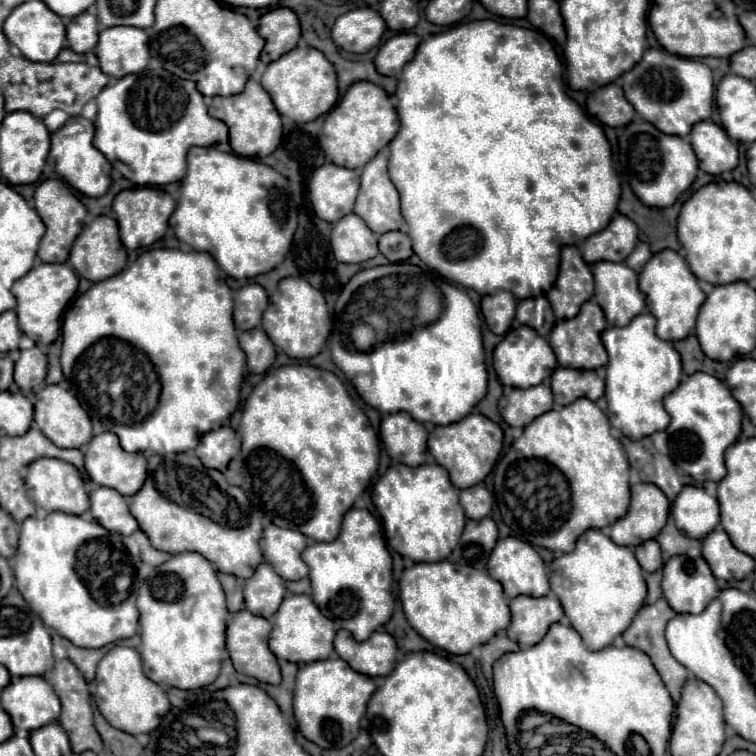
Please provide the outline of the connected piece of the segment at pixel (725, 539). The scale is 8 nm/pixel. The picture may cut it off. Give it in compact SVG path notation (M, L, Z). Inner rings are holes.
M715 528L703 538L703 558L713 568L713 576L723 580L743 580L755 572L755 560L739 552L723 528Z

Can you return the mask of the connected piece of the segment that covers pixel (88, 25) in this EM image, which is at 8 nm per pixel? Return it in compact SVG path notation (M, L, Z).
M91 12L75 16L67 26L69 48L75 50L77 54L91 52L97 46L97 38L99 38L99 20Z

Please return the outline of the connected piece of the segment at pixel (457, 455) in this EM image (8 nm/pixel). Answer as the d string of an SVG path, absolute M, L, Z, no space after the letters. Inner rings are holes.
M469 414L467 418L455 424L437 426L429 436L429 452L433 454L437 464L447 468L455 488L471 488L473 484L483 482L485 476L491 472L495 460L499 458L501 448L503 448L501 426L483 414Z

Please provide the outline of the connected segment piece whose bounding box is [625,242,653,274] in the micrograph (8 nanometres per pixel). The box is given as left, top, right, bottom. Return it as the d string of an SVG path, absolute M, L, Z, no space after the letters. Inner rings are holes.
M639 242L637 248L635 248L635 250L629 254L629 258L625 260L625 264L639 274L651 256L653 256L653 254L651 254L651 250L649 250L649 244L647 244L647 242Z

